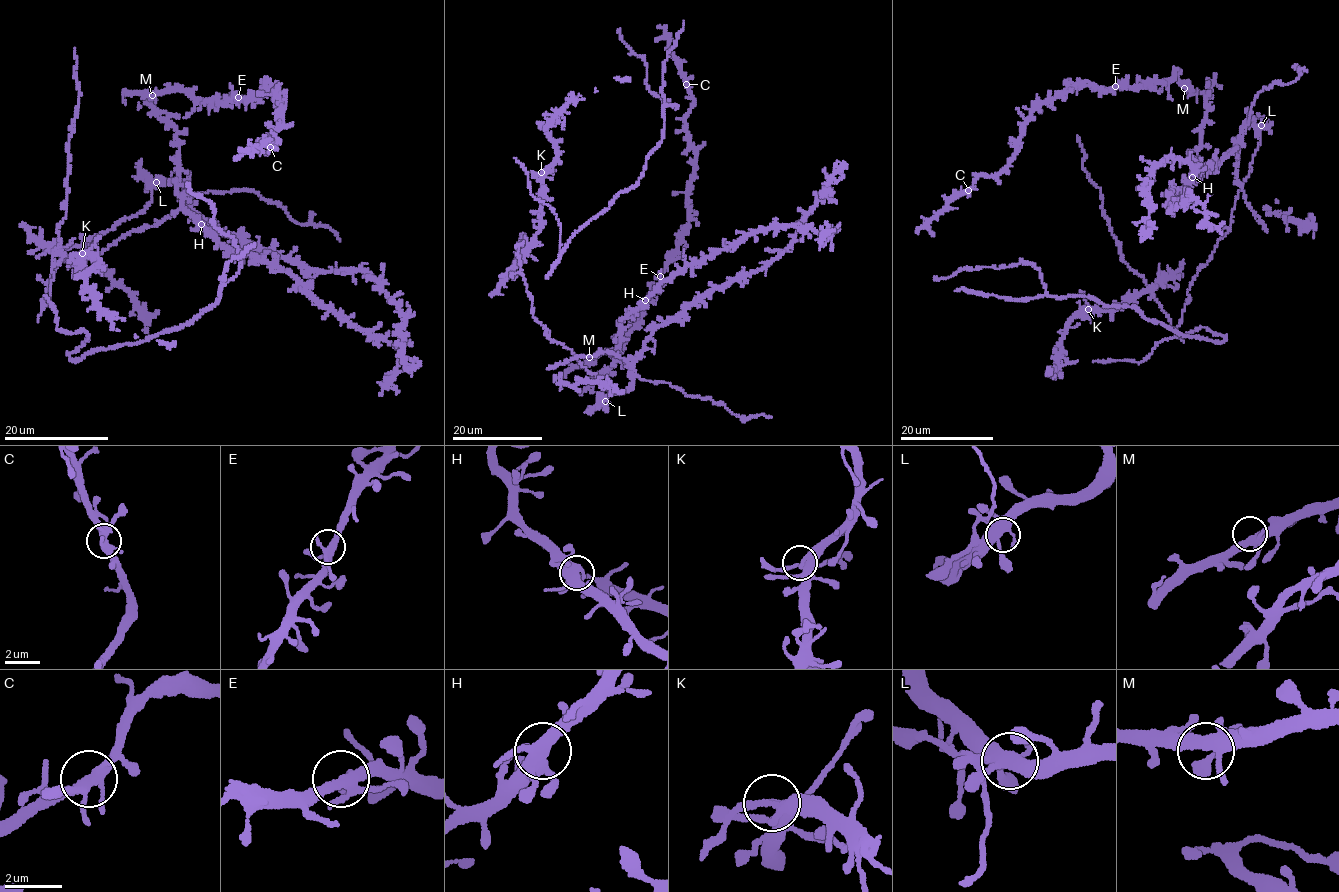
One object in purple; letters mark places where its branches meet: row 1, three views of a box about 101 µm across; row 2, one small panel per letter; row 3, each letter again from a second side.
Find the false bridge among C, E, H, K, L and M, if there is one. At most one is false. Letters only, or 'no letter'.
no letter

